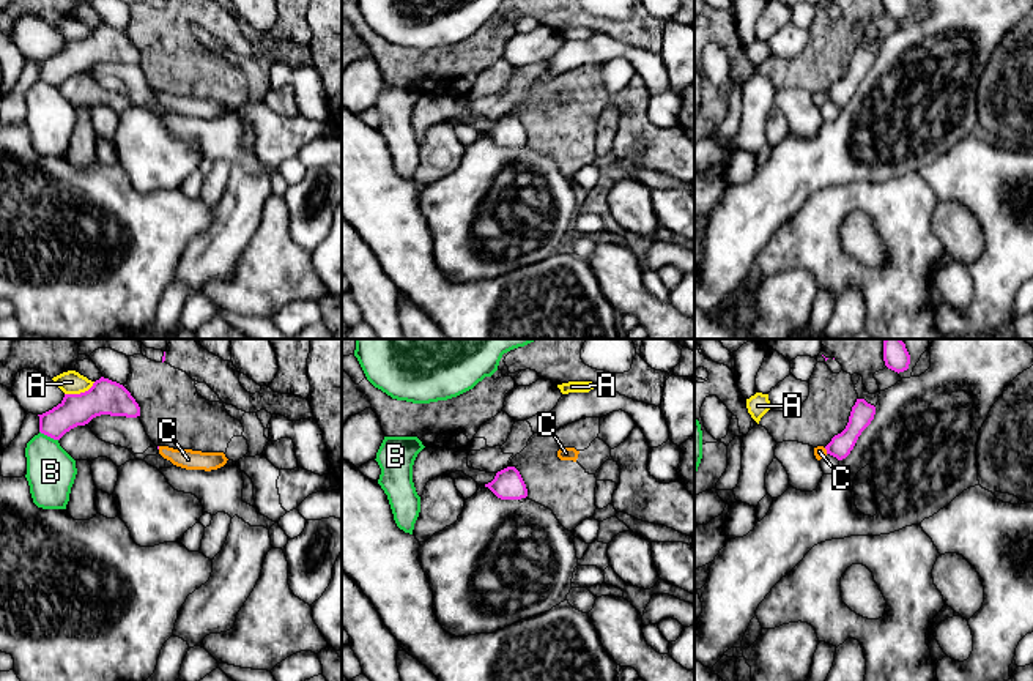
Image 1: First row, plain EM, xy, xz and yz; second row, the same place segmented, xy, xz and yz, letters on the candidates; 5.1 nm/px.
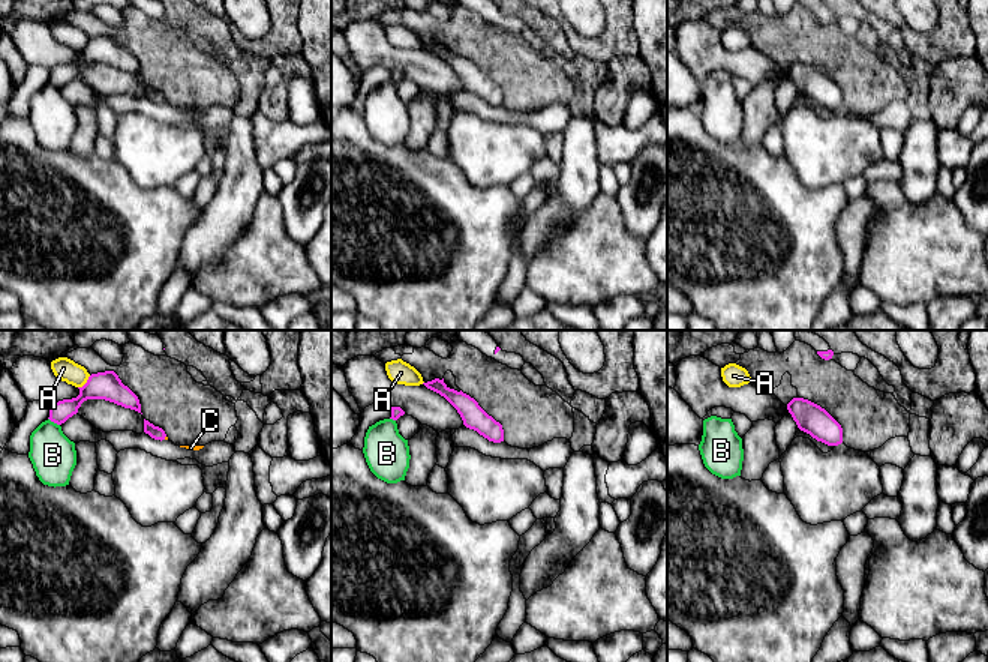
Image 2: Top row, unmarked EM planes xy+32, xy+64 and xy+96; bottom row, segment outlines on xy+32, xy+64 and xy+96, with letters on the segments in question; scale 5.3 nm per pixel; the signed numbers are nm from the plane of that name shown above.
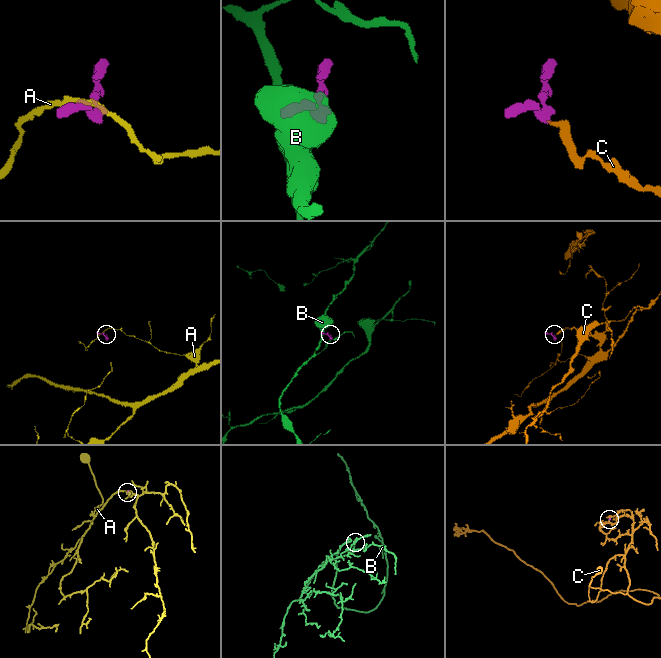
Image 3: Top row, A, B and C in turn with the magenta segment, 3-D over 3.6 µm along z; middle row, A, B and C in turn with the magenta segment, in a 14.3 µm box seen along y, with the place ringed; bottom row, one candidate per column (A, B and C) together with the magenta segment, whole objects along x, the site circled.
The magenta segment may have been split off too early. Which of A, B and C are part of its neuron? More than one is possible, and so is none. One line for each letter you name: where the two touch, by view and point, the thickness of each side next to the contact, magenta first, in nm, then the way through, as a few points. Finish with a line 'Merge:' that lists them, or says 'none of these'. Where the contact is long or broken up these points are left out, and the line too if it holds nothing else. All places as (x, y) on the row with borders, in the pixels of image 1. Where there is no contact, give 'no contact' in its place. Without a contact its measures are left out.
C: contact yz (827, 451); calibres 120 and 60 nm; way yz (841, 445), (827, 451), (819, 451)
Merge: C

